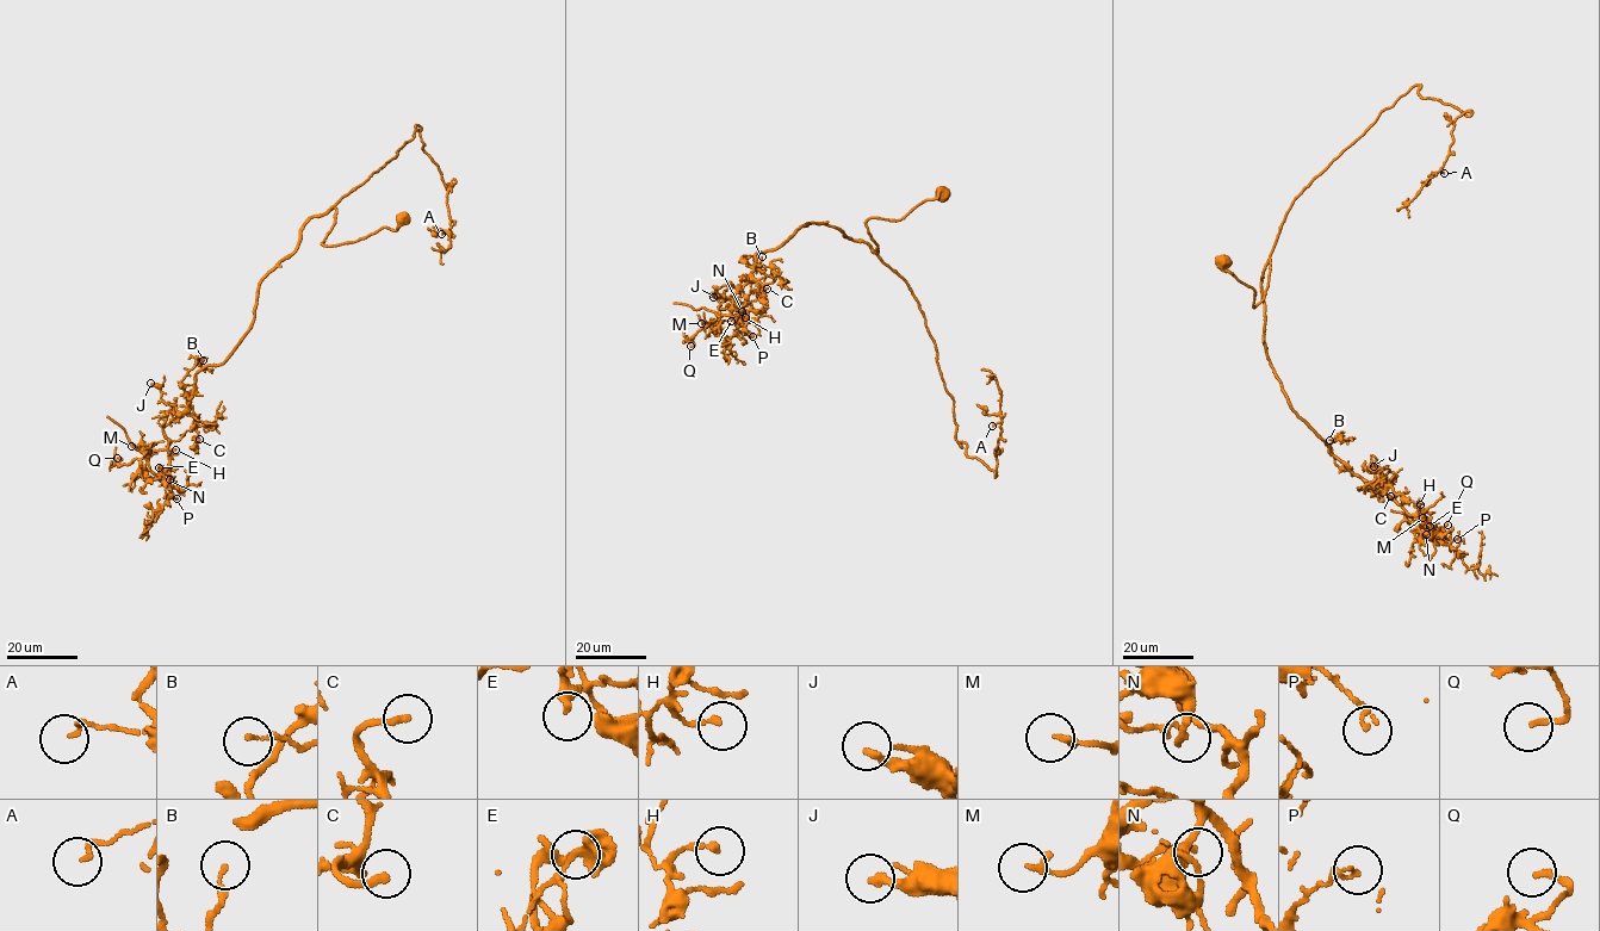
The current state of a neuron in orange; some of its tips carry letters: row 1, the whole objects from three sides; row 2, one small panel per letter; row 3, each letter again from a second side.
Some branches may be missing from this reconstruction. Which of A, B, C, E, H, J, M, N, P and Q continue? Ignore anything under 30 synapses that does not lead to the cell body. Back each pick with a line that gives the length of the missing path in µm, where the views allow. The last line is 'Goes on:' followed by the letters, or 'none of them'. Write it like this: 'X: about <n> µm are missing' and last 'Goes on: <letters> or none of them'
C: about 15 µm are missing
Goes on: C

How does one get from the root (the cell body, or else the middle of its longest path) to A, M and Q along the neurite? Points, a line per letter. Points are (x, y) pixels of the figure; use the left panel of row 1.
A: (404, 218), (395, 230), (322, 244), (334, 205), (394, 157), (417, 125), (448, 184), (451, 233), (441, 234)
M: (404, 218), (330, 246), (336, 210), (309, 218), (260, 284), (252, 326), (196, 374), (167, 446), (131, 446)
Q: (404, 218), (330, 246), (336, 210), (309, 218), (260, 284), (252, 326), (196, 374), (167, 446), (117, 458)

